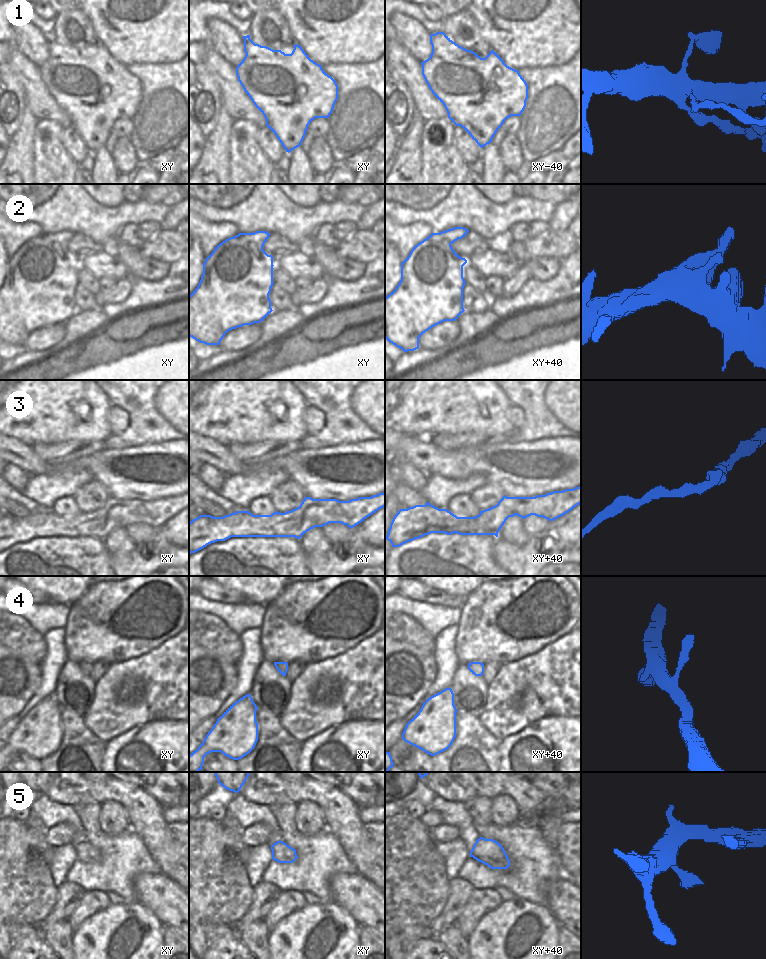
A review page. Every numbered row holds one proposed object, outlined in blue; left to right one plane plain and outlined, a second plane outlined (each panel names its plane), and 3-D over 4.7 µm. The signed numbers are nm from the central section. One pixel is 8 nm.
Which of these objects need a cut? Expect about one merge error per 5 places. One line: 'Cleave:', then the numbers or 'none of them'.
Cleave: 1.

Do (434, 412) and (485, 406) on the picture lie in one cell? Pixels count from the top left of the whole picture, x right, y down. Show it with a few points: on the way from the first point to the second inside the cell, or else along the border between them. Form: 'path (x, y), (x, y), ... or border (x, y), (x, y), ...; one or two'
path (447, 406), (472, 406); one

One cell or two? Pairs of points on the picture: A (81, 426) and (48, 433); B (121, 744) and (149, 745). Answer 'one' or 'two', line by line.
A: one
B: one

